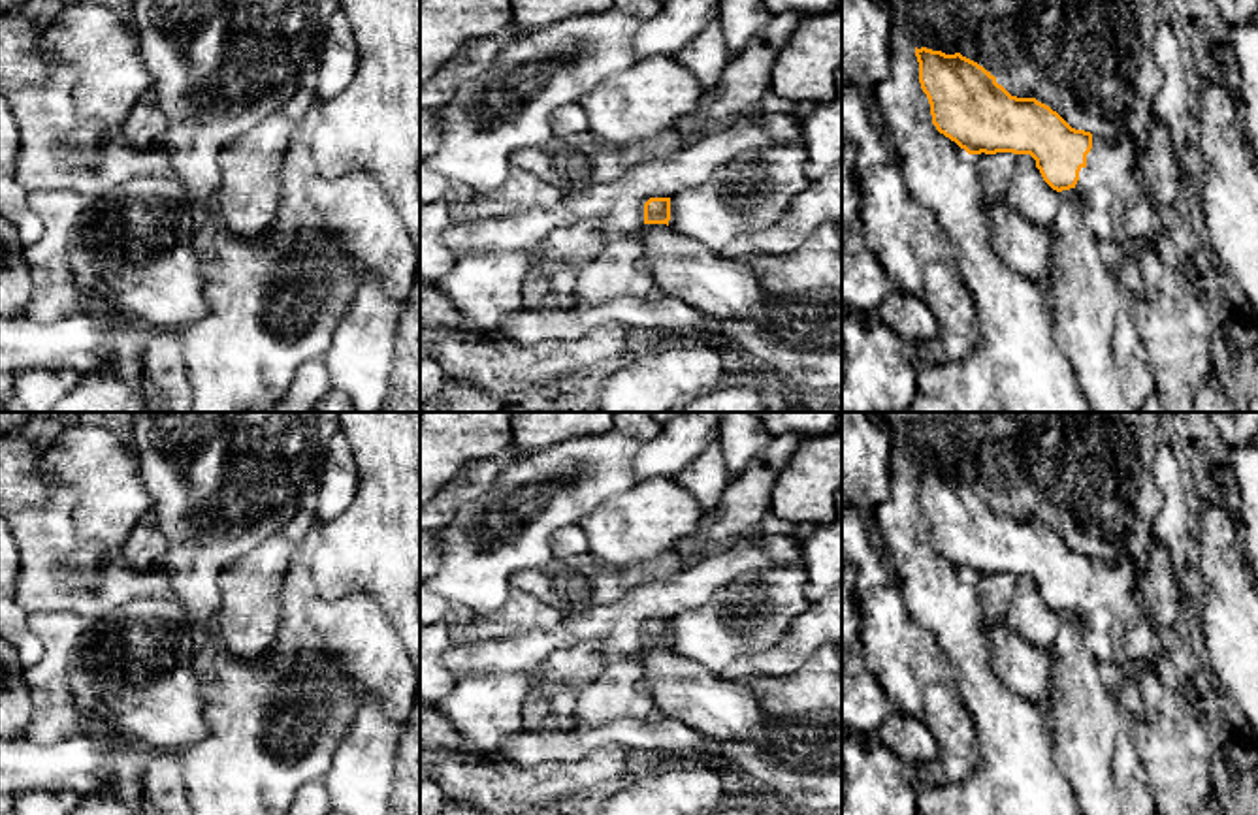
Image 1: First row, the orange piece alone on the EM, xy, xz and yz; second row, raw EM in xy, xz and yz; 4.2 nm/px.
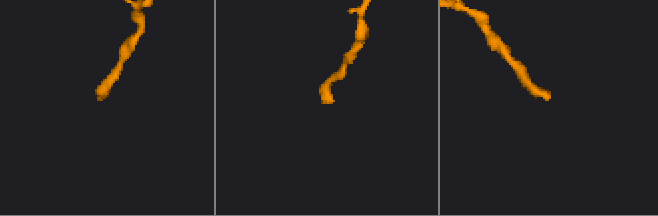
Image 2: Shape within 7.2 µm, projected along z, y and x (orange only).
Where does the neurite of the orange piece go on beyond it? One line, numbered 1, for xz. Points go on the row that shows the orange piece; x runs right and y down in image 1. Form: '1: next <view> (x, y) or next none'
1: next none

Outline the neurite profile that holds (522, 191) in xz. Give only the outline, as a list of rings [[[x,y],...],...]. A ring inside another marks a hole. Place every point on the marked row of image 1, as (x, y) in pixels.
[[[510,164],[505,183],[488,194],[463,200],[448,194],[450,218],[454,224],[471,224],[490,218],[505,218],[531,209],[552,209],[563,200],[563,192],[539,179],[535,173]]]

